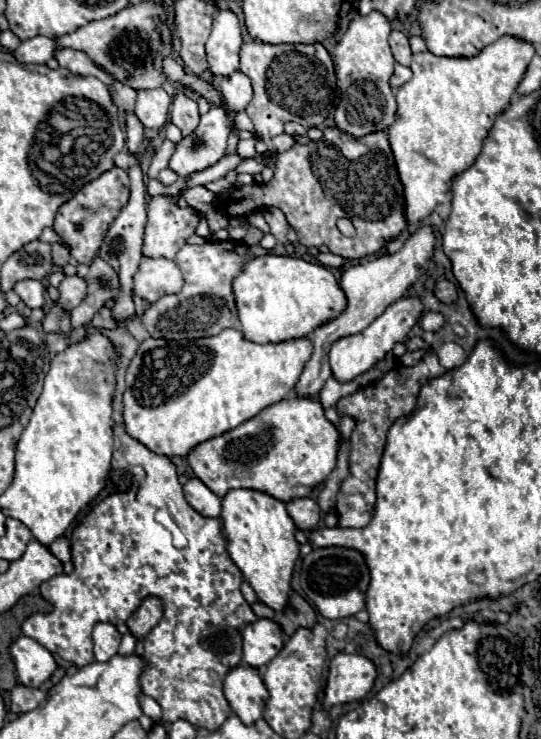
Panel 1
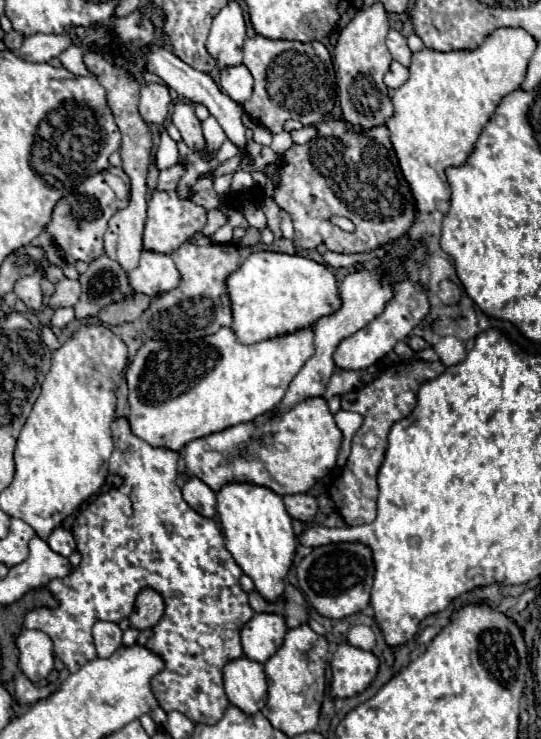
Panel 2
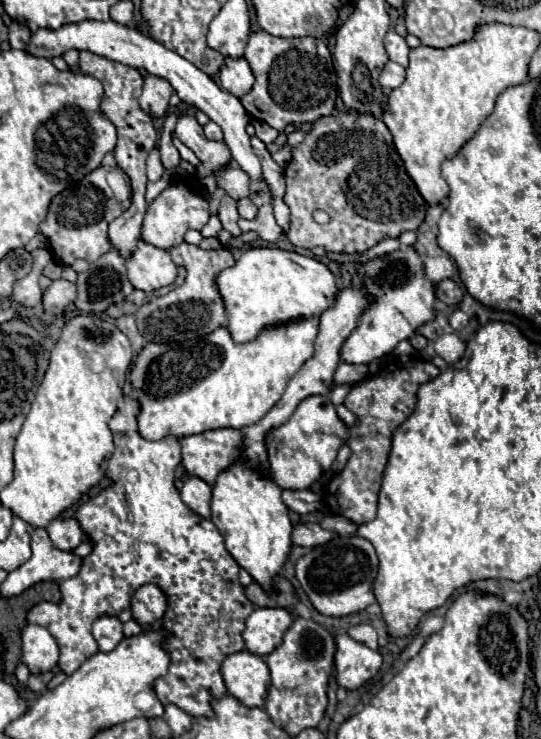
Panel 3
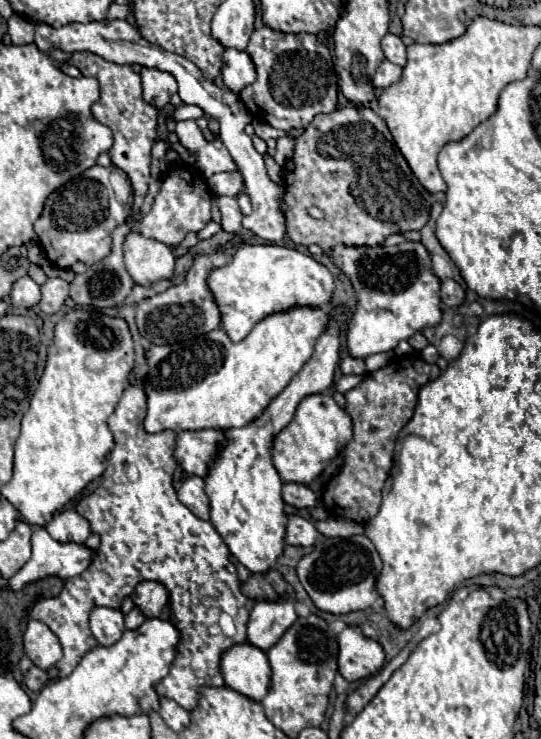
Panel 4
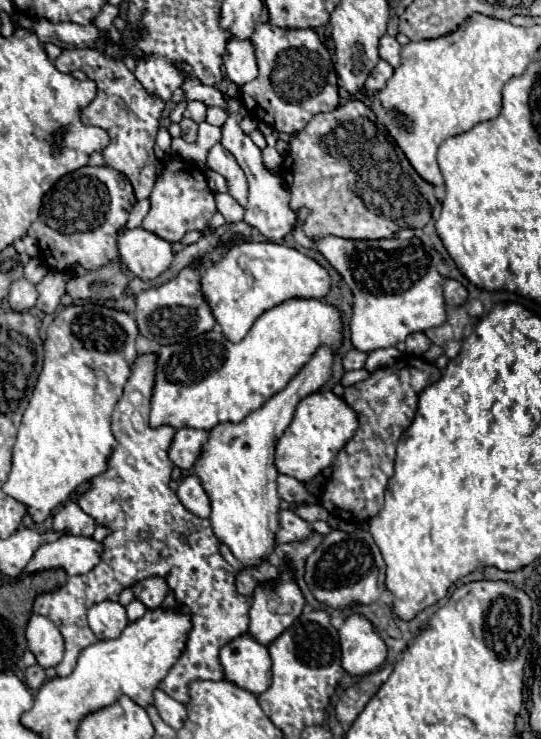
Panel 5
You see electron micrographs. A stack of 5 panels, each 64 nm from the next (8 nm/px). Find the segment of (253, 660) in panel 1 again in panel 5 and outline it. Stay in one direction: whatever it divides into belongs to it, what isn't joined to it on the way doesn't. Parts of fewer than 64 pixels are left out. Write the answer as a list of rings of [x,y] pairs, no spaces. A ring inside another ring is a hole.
[[[290,572],[280,574],[280,578],[274,584],[256,588],[254,604],[250,608],[250,630],[248,630],[248,634],[264,646],[272,644],[272,640],[276,640],[276,636],[280,636],[286,628],[290,628],[292,622],[302,614],[304,604],[306,604],[304,596],[302,596],[298,584],[294,582],[292,574]]]

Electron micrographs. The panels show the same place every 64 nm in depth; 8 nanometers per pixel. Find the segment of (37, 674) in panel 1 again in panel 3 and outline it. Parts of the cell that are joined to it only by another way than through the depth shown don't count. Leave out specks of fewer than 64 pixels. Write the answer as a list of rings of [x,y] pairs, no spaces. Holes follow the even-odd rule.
[[[28,624],[22,630],[22,662],[30,674],[50,672],[58,662],[58,644],[44,626]]]

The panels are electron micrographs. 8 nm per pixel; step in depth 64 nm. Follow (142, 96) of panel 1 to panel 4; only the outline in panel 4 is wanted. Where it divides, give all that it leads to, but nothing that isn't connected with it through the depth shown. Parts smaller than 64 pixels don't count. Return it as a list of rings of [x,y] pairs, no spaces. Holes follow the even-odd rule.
[[[142,68],[140,72],[142,76],[142,86],[144,86],[144,100],[148,104],[152,104],[154,108],[162,110],[168,102],[170,102],[170,96],[176,94],[176,80],[166,74],[166,72],[160,72],[160,70],[152,70],[152,68]]]

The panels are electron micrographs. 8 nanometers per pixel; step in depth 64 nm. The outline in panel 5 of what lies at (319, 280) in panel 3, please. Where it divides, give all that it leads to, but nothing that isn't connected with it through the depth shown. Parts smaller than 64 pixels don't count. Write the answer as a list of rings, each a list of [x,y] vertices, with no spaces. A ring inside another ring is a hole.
[[[242,242],[230,248],[222,260],[208,266],[200,284],[224,336],[232,342],[240,342],[258,316],[288,298],[326,298],[332,278],[316,260],[290,246],[274,242]]]

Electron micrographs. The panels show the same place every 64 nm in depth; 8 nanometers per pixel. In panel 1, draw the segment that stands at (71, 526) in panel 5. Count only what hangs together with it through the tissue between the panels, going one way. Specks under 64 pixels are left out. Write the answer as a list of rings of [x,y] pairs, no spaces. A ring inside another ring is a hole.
[[[62,536],[62,538],[58,538],[56,542],[52,542],[52,546],[50,546],[50,552],[62,562],[62,564],[66,564],[66,562],[70,562],[70,542]]]

